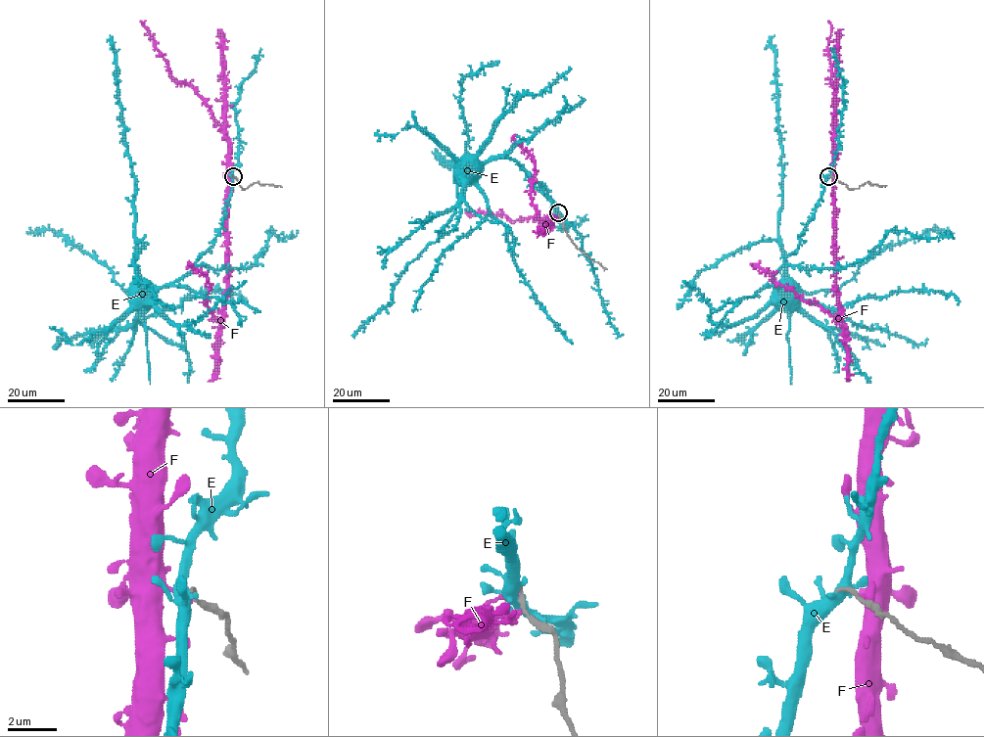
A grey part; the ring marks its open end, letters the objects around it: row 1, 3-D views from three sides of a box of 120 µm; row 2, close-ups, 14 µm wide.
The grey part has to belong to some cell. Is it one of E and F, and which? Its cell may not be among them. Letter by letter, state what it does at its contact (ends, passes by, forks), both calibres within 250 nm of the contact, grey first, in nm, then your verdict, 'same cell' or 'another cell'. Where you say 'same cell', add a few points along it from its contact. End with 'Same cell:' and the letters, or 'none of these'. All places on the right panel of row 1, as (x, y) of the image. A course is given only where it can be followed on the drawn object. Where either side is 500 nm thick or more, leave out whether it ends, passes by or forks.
E: it forks | 190/360 nm | another cell
F: it ends | 280/360 nm | another cell
Same cell: none of these

